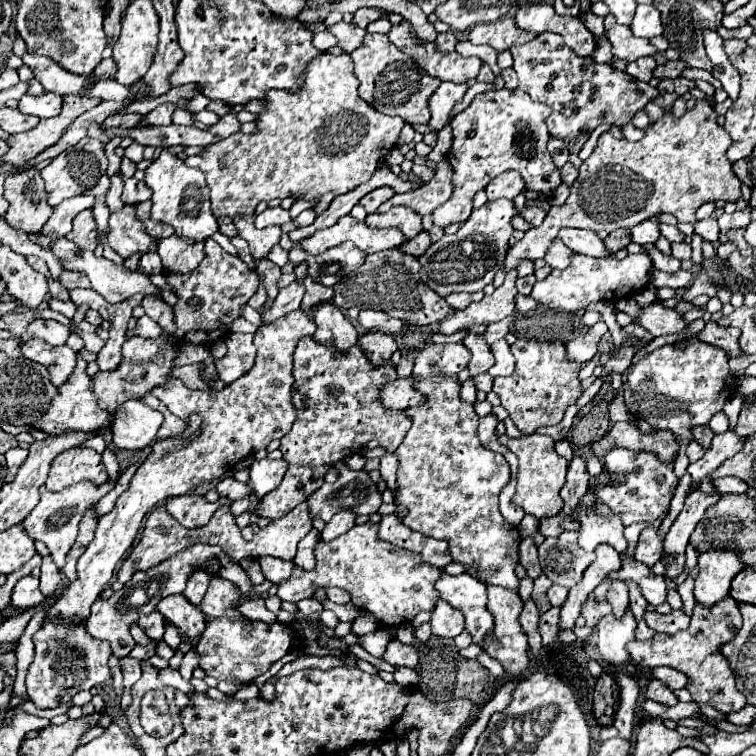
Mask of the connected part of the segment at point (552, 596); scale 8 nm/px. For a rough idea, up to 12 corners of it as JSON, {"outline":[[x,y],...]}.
{"outline":[[552,585],[548,589],[548,601],[562,605],[568,589]]}

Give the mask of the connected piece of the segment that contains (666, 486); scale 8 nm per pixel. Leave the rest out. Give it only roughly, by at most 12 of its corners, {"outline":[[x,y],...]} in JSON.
{"outline":[[612,449],[596,495],[622,523],[666,517],[672,463]]}

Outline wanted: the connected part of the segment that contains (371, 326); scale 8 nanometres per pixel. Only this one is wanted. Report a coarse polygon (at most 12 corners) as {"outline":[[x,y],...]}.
{"outline":[[374,309],[360,311],[358,321],[366,331],[398,335],[400,319]]}

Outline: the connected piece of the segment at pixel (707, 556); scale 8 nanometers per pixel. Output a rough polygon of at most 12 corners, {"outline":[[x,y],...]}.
{"outline":[[734,551],[700,555],[696,603],[714,607],[744,569]]}

